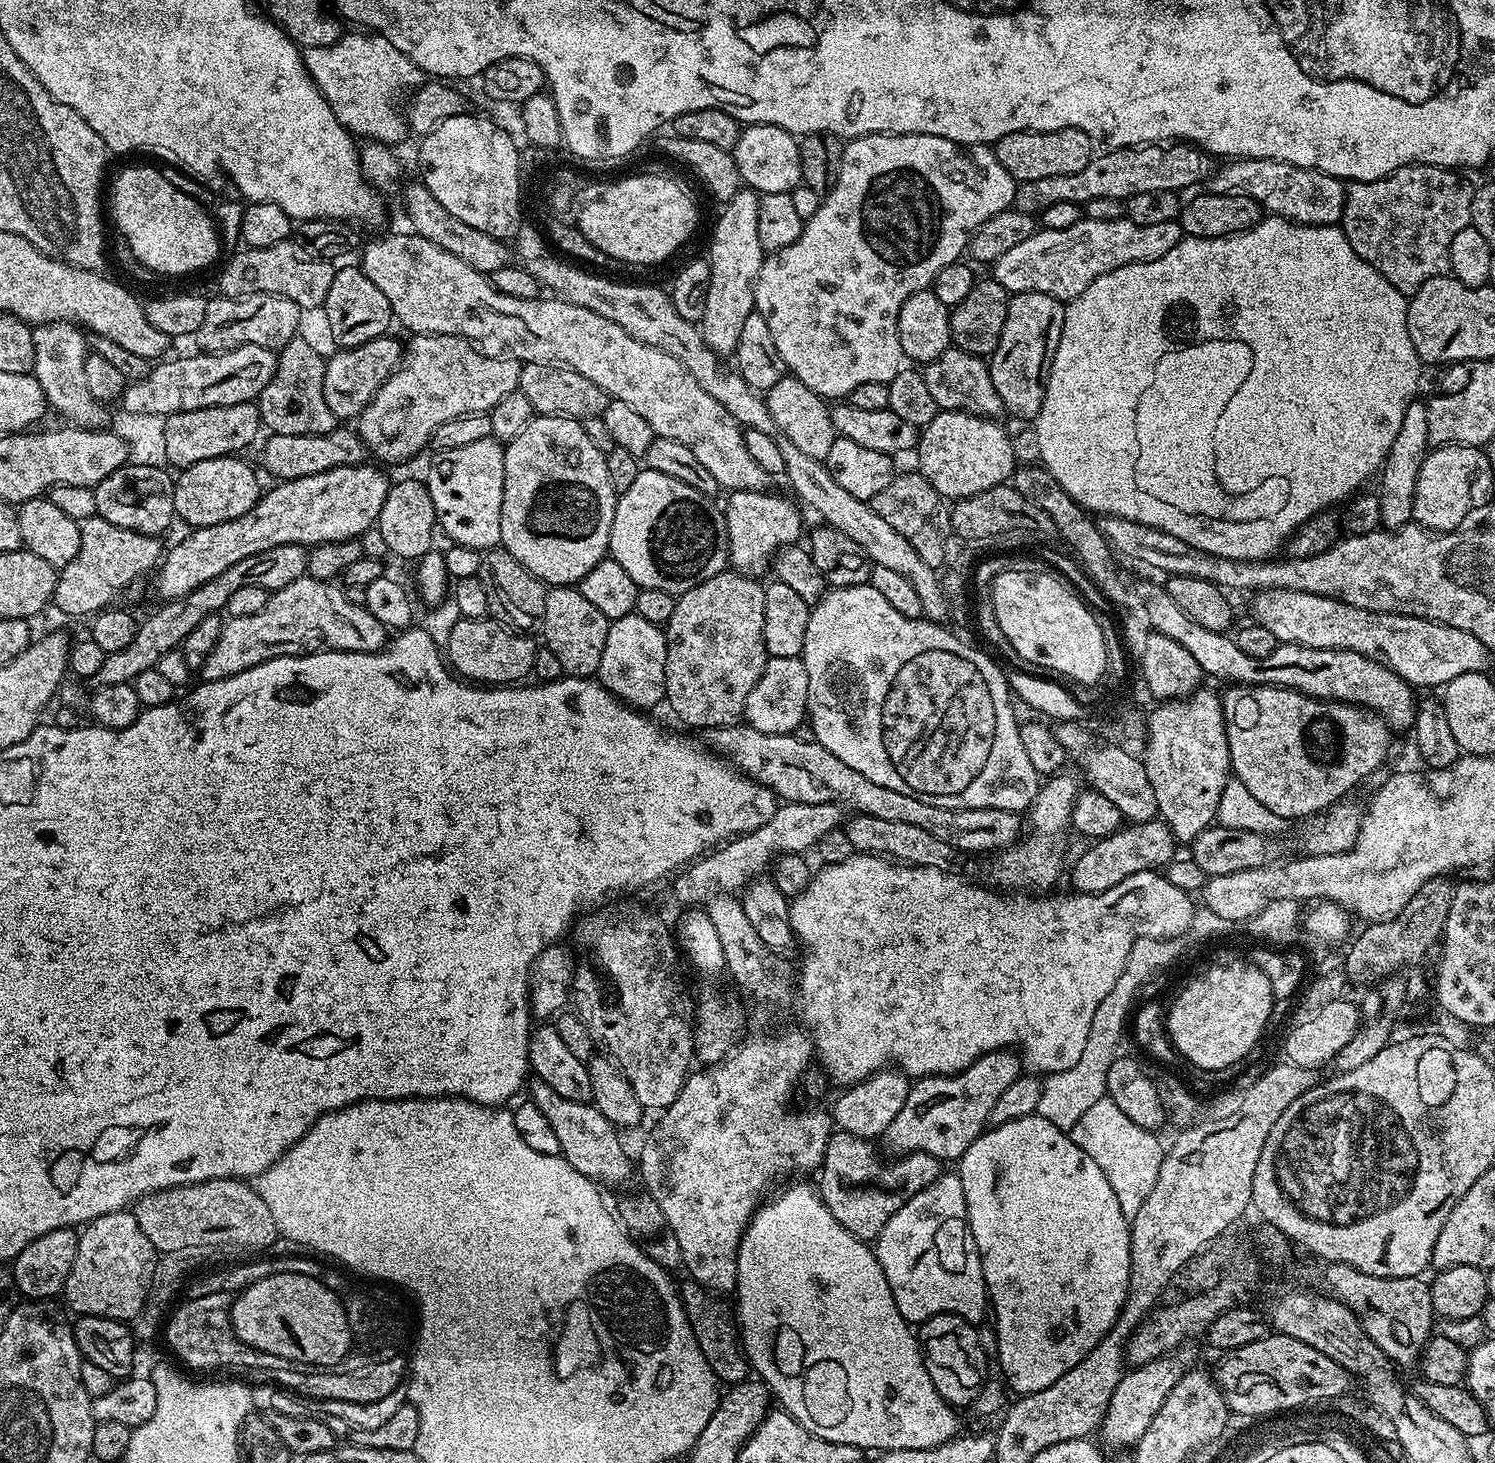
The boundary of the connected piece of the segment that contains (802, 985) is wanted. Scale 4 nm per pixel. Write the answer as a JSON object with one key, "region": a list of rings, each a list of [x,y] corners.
{"region":[[[871,854],[848,855],[852,856],[837,864],[826,865],[817,876],[815,873],[803,890],[791,897],[788,906],[788,921],[796,931],[802,956],[804,952],[800,968],[798,964],[798,1004],[800,1000],[800,1012],[805,1020],[803,1023],[810,1033],[818,1060],[820,1056],[823,1075],[839,1086],[857,1084],[889,1066],[895,1066],[909,1078],[952,1076],[973,1064],[979,1056],[1001,1050],[1019,1050],[1022,1053],[1023,1071],[1028,1074],[1069,1070],[1077,1065],[1085,1049],[1086,1038],[1090,1035],[1094,1012],[1106,994],[1114,990],[1114,984],[1123,973],[1135,940],[1150,938],[1175,941],[1184,931],[1187,933],[1191,929],[1193,916],[1198,909],[1196,904],[1192,905],[1193,897],[1189,893],[1178,890],[1178,886],[1172,885],[1167,875],[1159,871],[1130,874],[1130,878],[1118,882],[1118,886],[1110,886],[1110,890],[1102,894],[1040,894],[1033,898],[1028,894],[1005,894],[991,887],[979,888],[976,884],[959,880],[952,876],[956,874],[943,868],[901,864],[891,858]]]}

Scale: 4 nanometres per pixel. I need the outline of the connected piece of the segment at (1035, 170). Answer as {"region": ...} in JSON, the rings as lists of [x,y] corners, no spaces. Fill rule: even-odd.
{"region":[[[1063,128],[1049,132],[1006,134],[1001,140],[996,141],[994,151],[1006,174],[1010,174],[1018,182],[1023,182],[1038,178],[1058,178],[1062,174],[1078,174],[1078,170],[1086,170],[1094,155],[1092,147],[1092,137],[1087,136],[1082,130]]]}

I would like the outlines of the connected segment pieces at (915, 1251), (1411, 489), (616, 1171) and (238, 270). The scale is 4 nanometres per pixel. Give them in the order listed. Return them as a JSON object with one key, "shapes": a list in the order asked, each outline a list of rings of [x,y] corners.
{"shapes":[[[[945,1171],[934,1182],[930,1182],[930,1186],[926,1186],[921,1192],[914,1194],[914,1198],[906,1201],[902,1210],[898,1210],[898,1214],[894,1214],[894,1218],[890,1218],[886,1226],[882,1226],[882,1234],[874,1241],[874,1251],[886,1274],[886,1282],[890,1282],[894,1302],[909,1325],[919,1326],[938,1314],[961,1316],[969,1322],[985,1319],[984,1311],[987,1313],[990,1308],[988,1290],[982,1274],[978,1246],[970,1230],[966,1194],[955,1171]]],[[[1417,398],[1410,406],[1406,406],[1406,414],[1402,418],[1402,427],[1398,429],[1394,443],[1390,446],[1388,456],[1384,459],[1378,472],[1380,489],[1380,523],[1387,531],[1396,532],[1407,524],[1413,523],[1414,494],[1418,486],[1418,470],[1422,470],[1422,462],[1426,462],[1430,451],[1430,418],[1428,406],[1423,399]]],[[[533,1079],[531,1084],[531,1103],[536,1104],[542,1114],[546,1114],[554,1134],[558,1134],[560,1155],[566,1162],[570,1162],[570,1166],[574,1166],[574,1170],[578,1170],[578,1174],[595,1180],[597,1185],[605,1189],[616,1188],[634,1176],[634,1160],[633,1157],[632,1160],[628,1157],[628,1152],[620,1141],[621,1133],[593,1103],[570,1102],[570,1098],[562,1098],[562,1094],[550,1090],[550,1086],[541,1080]]],[[[291,239],[278,242],[274,246],[265,248],[241,247],[241,252],[236,252],[224,264],[224,269],[220,272],[220,292],[225,296],[233,298],[237,296],[253,296],[254,294],[266,294],[267,296],[281,296],[290,298],[290,302],[297,304],[301,310],[308,308],[319,309],[323,305],[326,294],[330,294],[330,282],[334,282],[336,268],[333,261],[319,260],[306,250],[302,250]]]]}

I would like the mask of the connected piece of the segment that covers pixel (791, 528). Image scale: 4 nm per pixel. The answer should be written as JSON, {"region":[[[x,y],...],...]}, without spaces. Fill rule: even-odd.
{"region":[[[742,490],[741,492],[731,493],[727,497],[728,505],[723,505],[724,525],[726,526],[726,534],[728,535],[728,562],[735,571],[741,572],[744,576],[753,578],[763,577],[763,572],[769,571],[772,557],[780,551],[797,543],[796,540],[800,536],[800,512],[791,499],[787,500],[784,496],[775,496],[772,490]]]}

